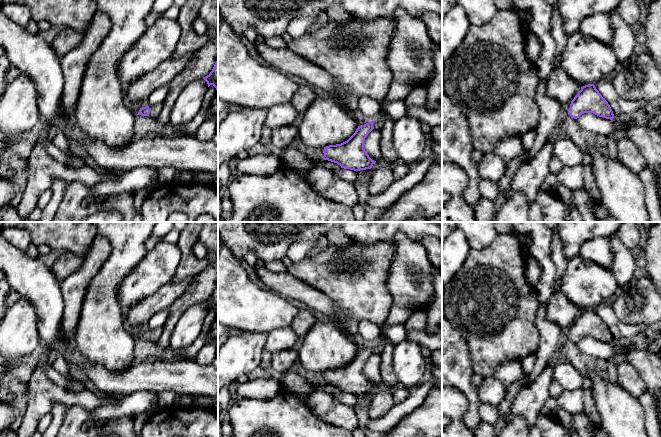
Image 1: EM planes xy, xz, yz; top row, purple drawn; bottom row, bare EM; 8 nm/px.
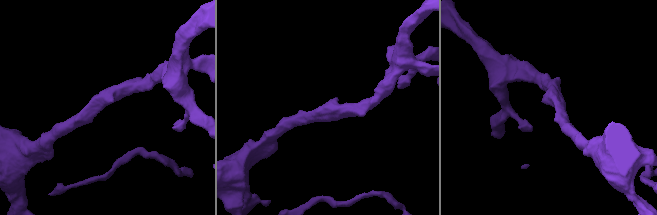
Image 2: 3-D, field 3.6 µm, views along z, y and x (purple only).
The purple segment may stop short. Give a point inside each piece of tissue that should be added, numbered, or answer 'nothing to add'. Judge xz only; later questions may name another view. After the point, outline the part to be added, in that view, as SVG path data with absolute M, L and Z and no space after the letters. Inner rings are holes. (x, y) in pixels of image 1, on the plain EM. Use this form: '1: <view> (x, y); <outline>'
1: xz (379, 346); M382 334L383 336L383 339L378 341L375 345L373 345L373 351L374 353L377 353L377 354L381 354L385 345L386 345L386 336L384 334Z

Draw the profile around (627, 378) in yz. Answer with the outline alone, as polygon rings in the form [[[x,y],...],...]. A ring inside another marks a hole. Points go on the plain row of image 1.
[[[627,362],[617,364],[617,383],[635,398],[648,390],[635,368]]]

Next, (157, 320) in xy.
[[[169,308],[157,312],[155,315],[151,317],[151,319],[147,323],[149,330],[154,330],[158,327],[163,326],[164,323],[167,321],[168,316]]]

